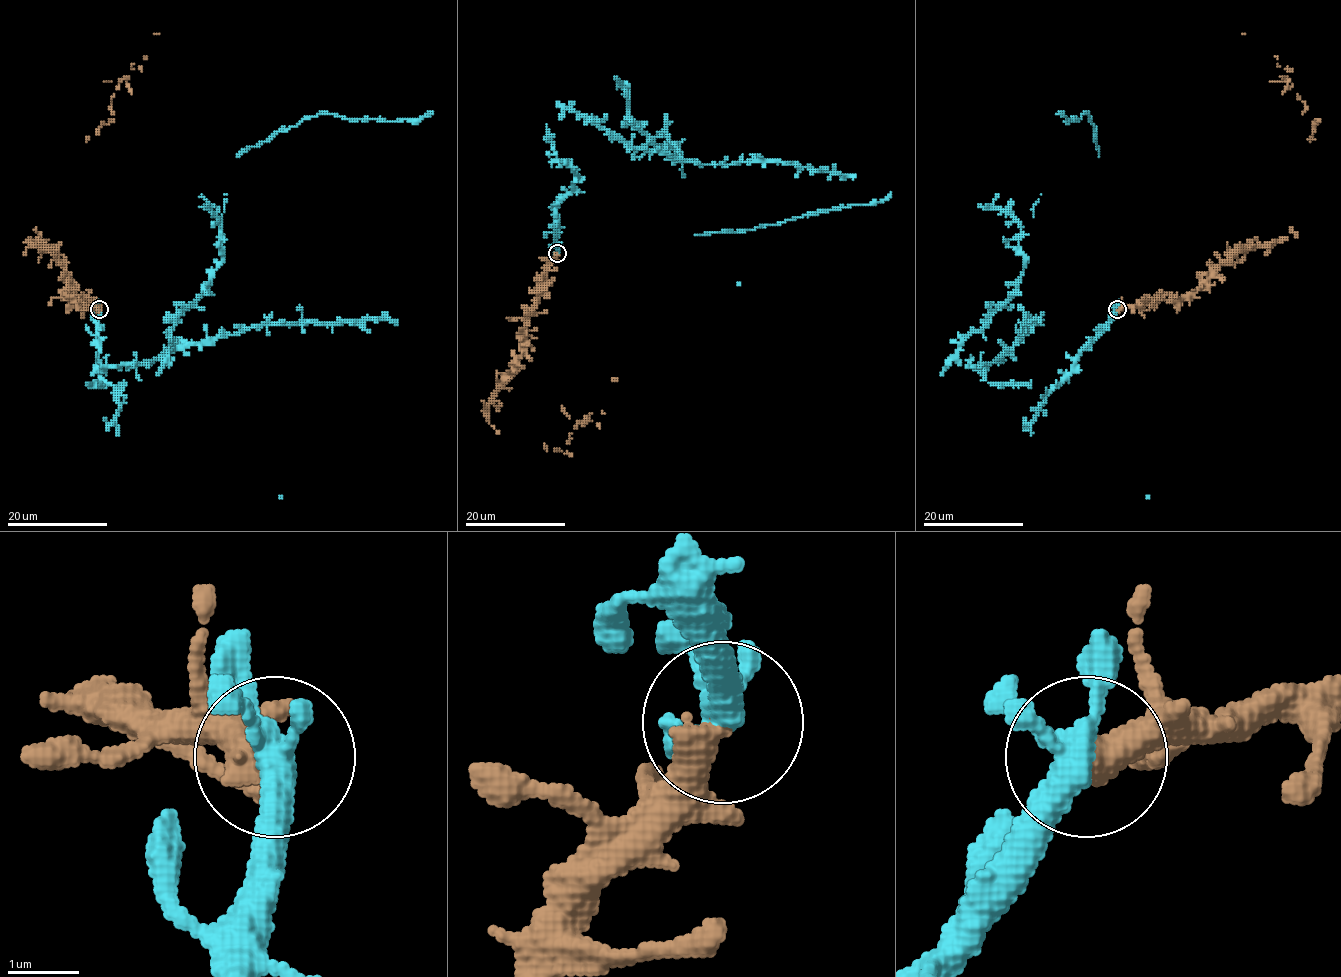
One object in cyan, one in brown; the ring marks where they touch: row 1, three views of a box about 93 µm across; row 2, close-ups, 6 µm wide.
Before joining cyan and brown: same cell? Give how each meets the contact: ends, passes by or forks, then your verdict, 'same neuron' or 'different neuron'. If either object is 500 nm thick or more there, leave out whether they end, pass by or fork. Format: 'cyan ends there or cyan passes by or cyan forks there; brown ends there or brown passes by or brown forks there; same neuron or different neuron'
cyan forks there; brown ends there; different neuron

